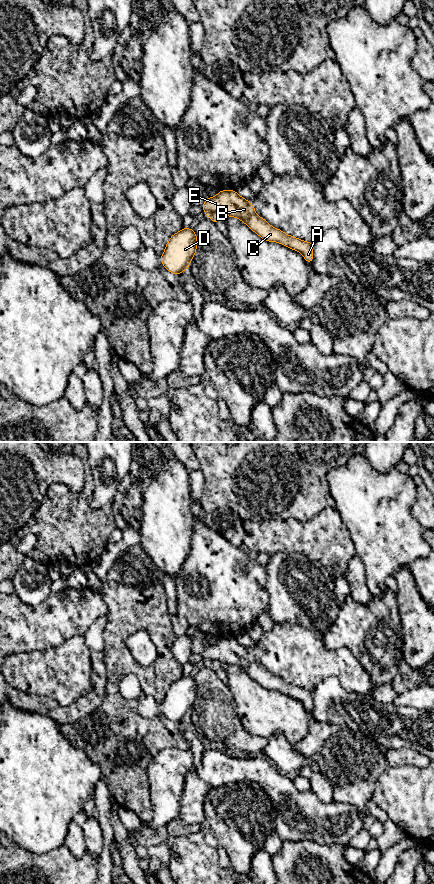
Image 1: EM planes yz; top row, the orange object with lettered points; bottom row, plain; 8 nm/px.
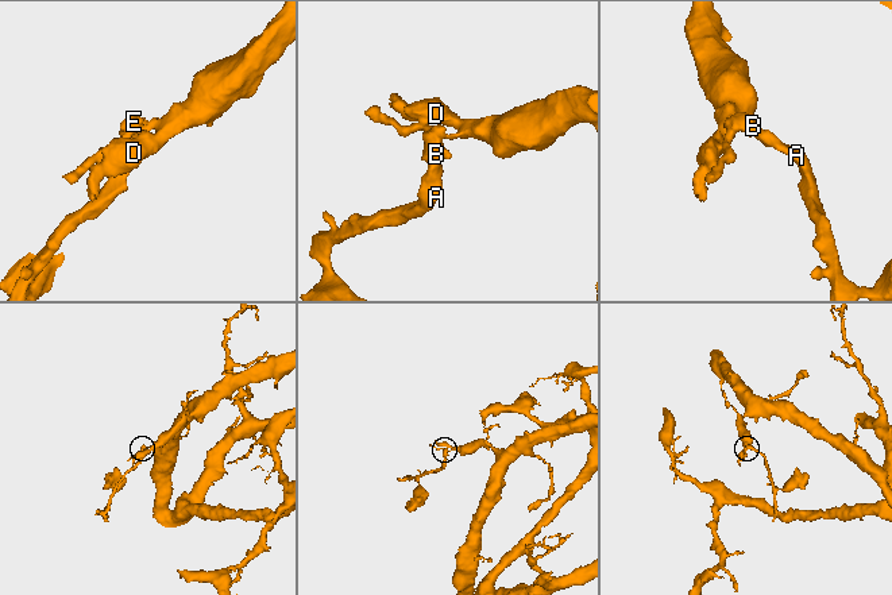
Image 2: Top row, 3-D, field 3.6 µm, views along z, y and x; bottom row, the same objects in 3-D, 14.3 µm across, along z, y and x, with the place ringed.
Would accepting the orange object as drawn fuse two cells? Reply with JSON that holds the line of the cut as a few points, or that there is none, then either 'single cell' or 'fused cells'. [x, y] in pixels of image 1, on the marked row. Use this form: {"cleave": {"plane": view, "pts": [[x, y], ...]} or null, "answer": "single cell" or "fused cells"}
{"cleave": {"plane": "yz", "pts": [[220, 213], [213, 212], [209, 215]]}, "answer": "fused cells"}

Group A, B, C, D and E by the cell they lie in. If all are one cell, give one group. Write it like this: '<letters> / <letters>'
A B C E / D

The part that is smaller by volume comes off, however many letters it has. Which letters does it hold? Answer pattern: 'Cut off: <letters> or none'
Cut off: A, B, C, E

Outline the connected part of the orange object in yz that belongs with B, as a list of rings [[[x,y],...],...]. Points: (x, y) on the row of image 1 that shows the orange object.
[[[235,190],[219,191],[216,196],[207,198],[202,208],[205,215],[218,212],[228,217],[238,218],[265,241],[278,242],[298,251],[311,265],[313,261],[313,242],[295,238],[271,226],[264,218],[256,214],[254,204],[239,196]]]

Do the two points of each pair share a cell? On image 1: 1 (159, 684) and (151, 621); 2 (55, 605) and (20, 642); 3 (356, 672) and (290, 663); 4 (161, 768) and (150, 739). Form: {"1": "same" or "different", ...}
{"1": "same", "2": "same", "3": "same", "4": "different"}

